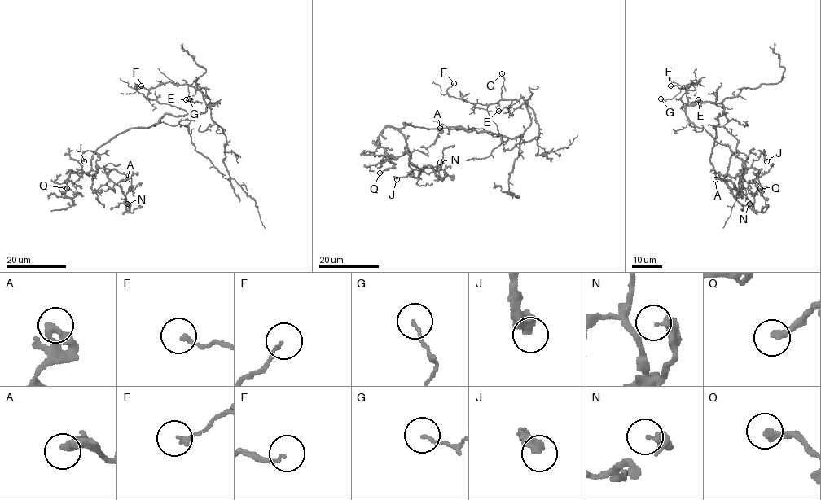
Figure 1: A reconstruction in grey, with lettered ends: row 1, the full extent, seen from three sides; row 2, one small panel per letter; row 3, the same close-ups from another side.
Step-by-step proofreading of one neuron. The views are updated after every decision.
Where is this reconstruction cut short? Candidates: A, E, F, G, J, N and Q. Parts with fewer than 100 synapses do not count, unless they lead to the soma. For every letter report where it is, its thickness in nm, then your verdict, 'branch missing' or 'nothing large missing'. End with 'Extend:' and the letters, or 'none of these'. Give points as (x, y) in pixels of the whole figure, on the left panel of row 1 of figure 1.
A: at (127, 179); 280 nm thick; nothing large missing
E: at (186, 99); 170 nm thick; nothing large missing
F: at (141, 85); 110 nm thick; nothing large missing
G: at (189, 98); 110 nm thick; nothing large missing
J: at (84, 161); 360 nm thick; nothing large missing
N: at (127, 203); 320 nm thick; nothing large missing
Q: at (67, 188); 280 nm thick; nothing large missing
Extend: none of these

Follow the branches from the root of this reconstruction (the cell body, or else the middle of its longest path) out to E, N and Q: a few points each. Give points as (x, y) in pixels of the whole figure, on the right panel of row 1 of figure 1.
E: (718, 120), (719, 114), (726, 113), (722, 104), (704, 102), (686, 106), (698, 99)
N: (718, 120), (710, 163), (731, 177), (758, 169), (755, 186), (767, 208), (754, 211), (749, 203)
Q: (718, 120), (713, 168), (731, 177), (746, 169), (748, 190), (760, 188)

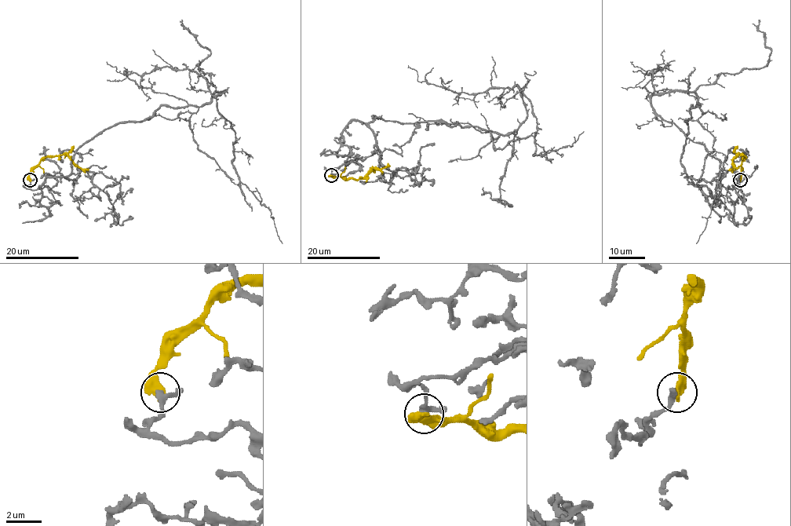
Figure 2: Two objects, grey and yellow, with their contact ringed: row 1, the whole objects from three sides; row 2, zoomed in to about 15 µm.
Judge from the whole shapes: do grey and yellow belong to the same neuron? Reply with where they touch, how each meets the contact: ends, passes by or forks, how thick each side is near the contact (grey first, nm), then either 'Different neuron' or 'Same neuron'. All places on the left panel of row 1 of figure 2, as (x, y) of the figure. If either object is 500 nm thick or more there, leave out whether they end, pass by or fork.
Place: (30, 180). Thickness 260 nm (grey) against 550 nm. Different neuron

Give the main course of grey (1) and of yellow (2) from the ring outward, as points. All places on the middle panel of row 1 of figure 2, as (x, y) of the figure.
1: (332, 175), (377, 149), (373, 115), (509, 135), (526, 115), (517, 85), (537, 118), (534, 155), (583, 131)
2: (331, 175), (360, 179), (372, 169), (390, 166)

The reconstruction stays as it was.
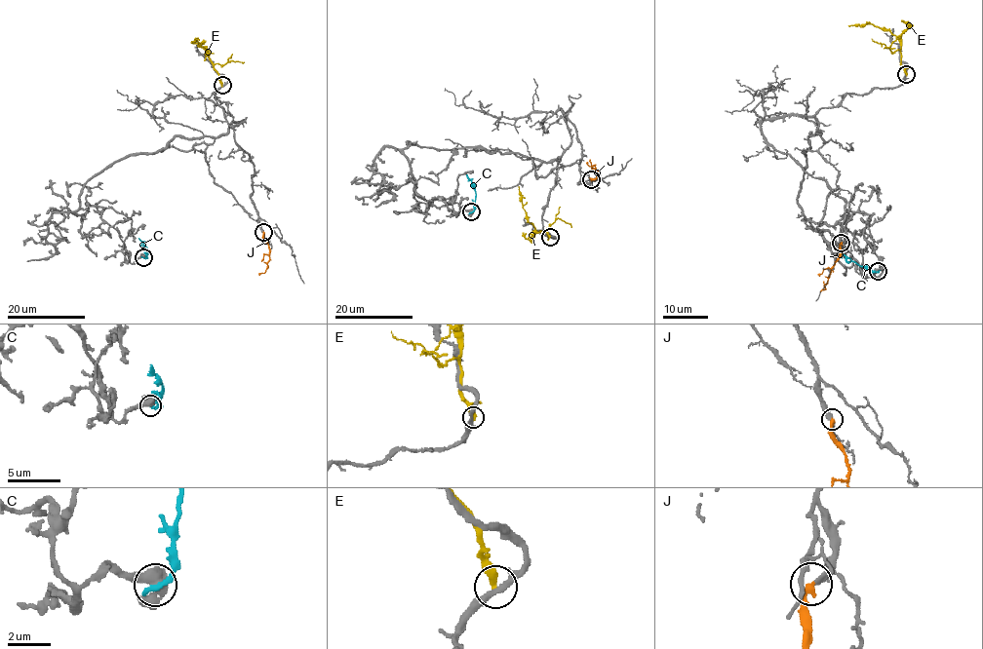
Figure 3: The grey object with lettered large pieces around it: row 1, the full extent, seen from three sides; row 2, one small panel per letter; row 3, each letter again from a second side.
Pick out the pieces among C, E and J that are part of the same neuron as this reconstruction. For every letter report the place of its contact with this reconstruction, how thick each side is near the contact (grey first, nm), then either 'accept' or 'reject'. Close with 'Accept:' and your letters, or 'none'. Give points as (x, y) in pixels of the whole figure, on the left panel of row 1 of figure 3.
C: meets grey at (143, 257); 500 nm thick on the grey side, 280 nm on the other; reject
E: meets grey at (222, 85); 280 nm thick on the grey side, 380 nm on the other; reject
J: meets grey at (263, 232); 240 nm thick on the grey side, 280 nm on the other; accept
Accept: J

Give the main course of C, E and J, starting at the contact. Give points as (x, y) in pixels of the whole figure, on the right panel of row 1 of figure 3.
C: (878, 272), (854, 262), (835, 249)
E: (906, 75), (901, 61), (899, 40), (887, 29), (872, 23), (848, 25)
J: (841, 243), (838, 260), (825, 289), (820, 291)

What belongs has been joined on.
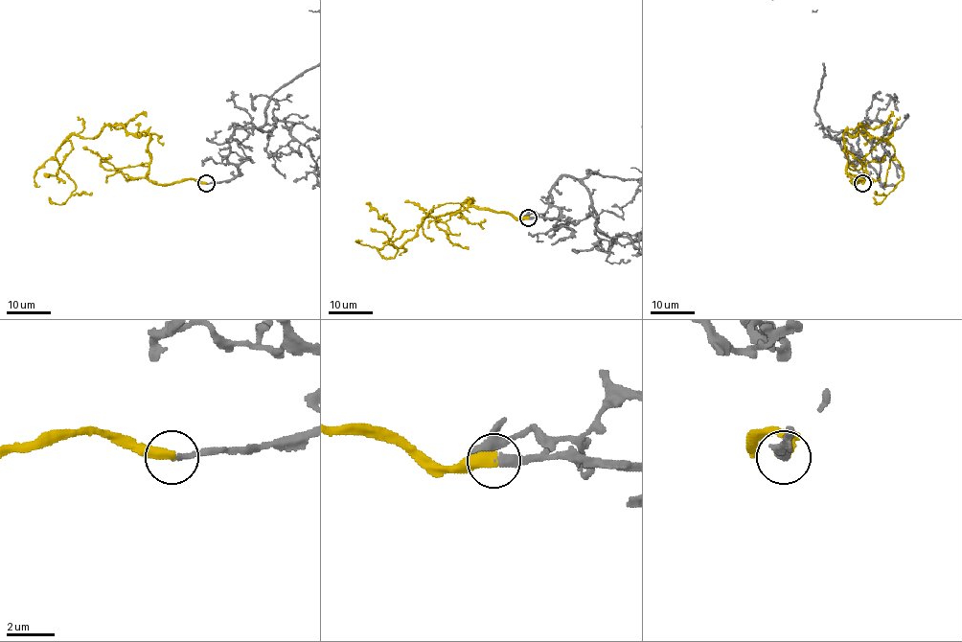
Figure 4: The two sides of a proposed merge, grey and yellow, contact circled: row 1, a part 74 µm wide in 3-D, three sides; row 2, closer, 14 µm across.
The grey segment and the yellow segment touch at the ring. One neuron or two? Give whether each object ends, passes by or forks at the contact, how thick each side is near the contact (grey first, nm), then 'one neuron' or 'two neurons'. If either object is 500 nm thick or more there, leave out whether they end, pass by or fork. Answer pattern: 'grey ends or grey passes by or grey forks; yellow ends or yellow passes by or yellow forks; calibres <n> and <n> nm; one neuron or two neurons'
grey ends; yellow ends; calibres 280 and 480 nm; one neuron

